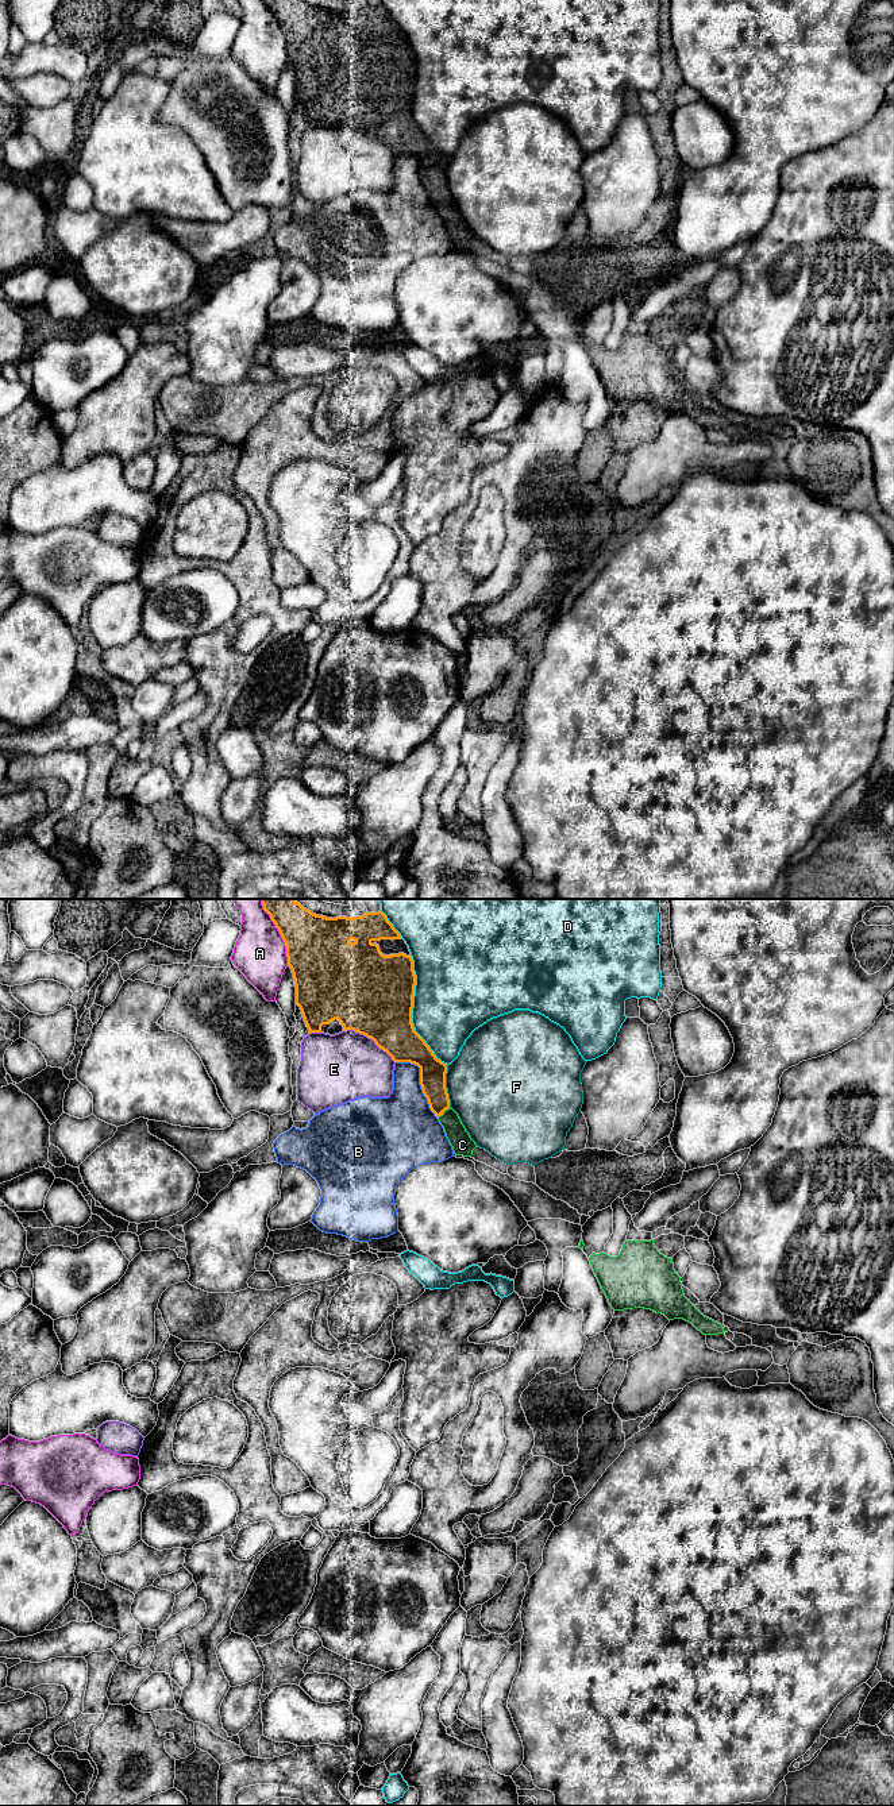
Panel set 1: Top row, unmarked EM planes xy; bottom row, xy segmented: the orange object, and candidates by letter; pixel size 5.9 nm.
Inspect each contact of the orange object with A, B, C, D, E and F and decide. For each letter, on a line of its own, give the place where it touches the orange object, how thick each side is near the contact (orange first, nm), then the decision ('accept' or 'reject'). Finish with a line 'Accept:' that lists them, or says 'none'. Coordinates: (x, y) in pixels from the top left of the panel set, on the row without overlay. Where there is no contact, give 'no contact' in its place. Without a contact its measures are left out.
A: xy (281, 29) | 380/300 nm | reject
B: xy (420, 174) | 220/340 nm | reject
C: xy (443, 204) | 160/130 nm | accept
D: xy (411, 104) | 480/440 nm | reject
E: xy (370, 131) | 460/400 nm | reject
F: xy (444, 180) | 160/480 nm | reject
Accept: C

